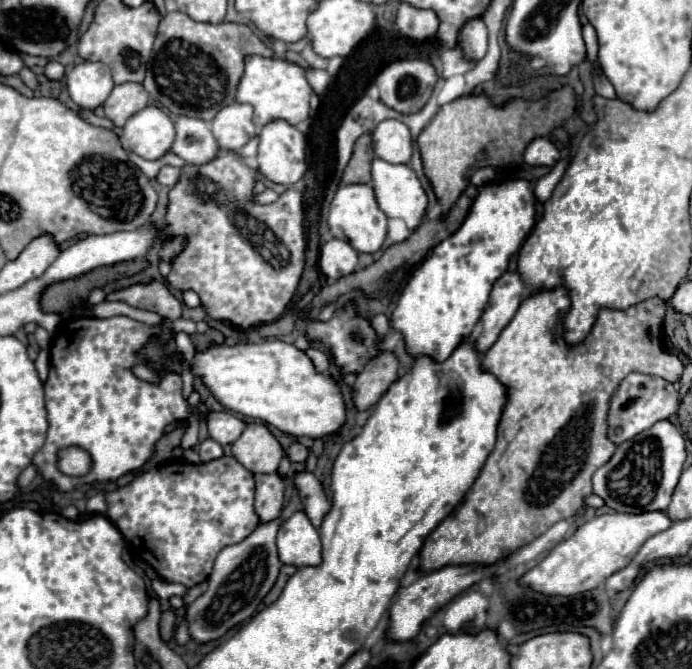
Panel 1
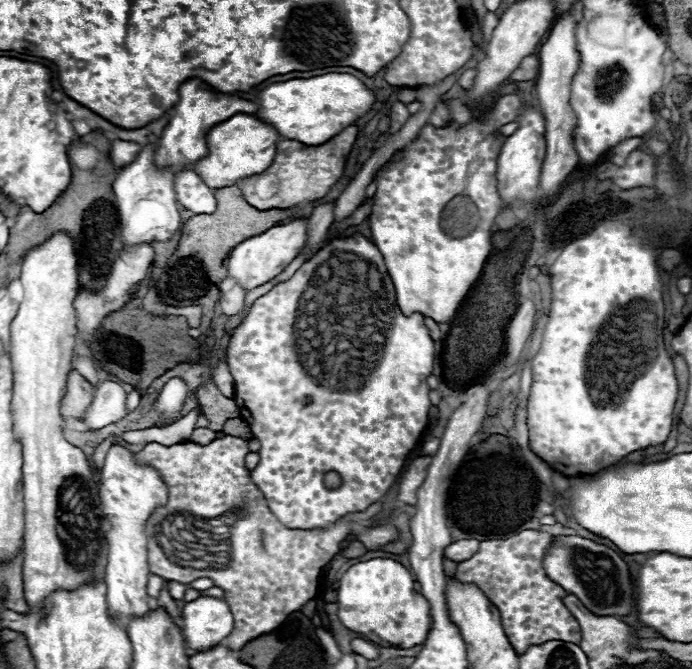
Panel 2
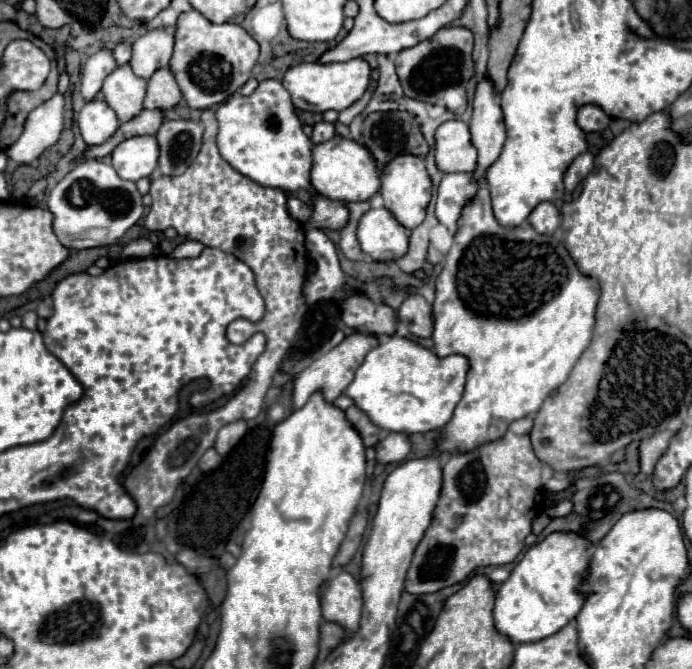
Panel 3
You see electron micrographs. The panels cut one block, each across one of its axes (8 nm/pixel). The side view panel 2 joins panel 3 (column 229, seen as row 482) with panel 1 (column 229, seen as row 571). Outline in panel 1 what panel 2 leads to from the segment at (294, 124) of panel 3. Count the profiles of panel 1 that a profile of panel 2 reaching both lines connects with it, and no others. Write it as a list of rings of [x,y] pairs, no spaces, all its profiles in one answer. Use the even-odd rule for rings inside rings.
[[[238,102],[218,112],[218,116],[212,120],[212,134],[220,148],[238,150],[252,136],[256,136],[252,112],[254,108],[250,108],[250,104],[238,104]]]

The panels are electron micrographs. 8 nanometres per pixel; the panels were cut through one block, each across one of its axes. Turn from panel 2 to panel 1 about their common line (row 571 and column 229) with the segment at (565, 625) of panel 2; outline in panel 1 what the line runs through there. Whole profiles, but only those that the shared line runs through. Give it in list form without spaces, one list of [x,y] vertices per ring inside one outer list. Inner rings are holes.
[[[222,456],[200,466],[178,458],[106,494],[106,516],[160,578],[192,588],[210,576],[212,564],[224,546],[244,540],[258,526],[254,486],[252,472],[234,456]]]

